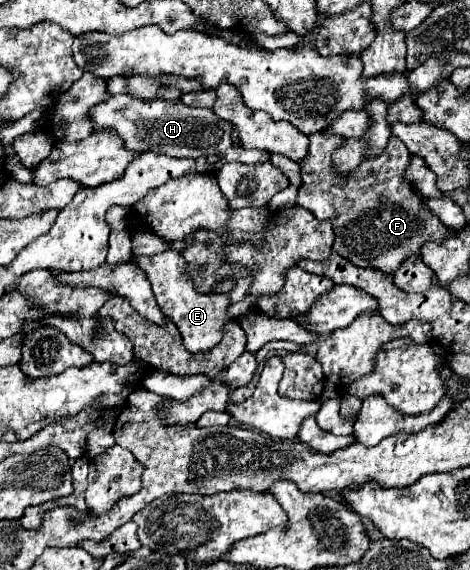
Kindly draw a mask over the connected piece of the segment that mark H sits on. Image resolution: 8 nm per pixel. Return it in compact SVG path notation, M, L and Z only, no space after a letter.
M129 94L109 96L109 100L93 106L87 116L93 120L93 132L99 130L115 130L119 138L123 140L123 146L127 150L133 150L137 154L141 152L157 152L167 154L173 158L197 158L197 156L209 156L217 152L223 156L217 162L217 168L223 162L267 162L269 154L261 150L245 150L243 146L233 146L231 130L233 124L227 120L221 120L213 110L203 108L191 108L181 104L181 100L135 100Z

